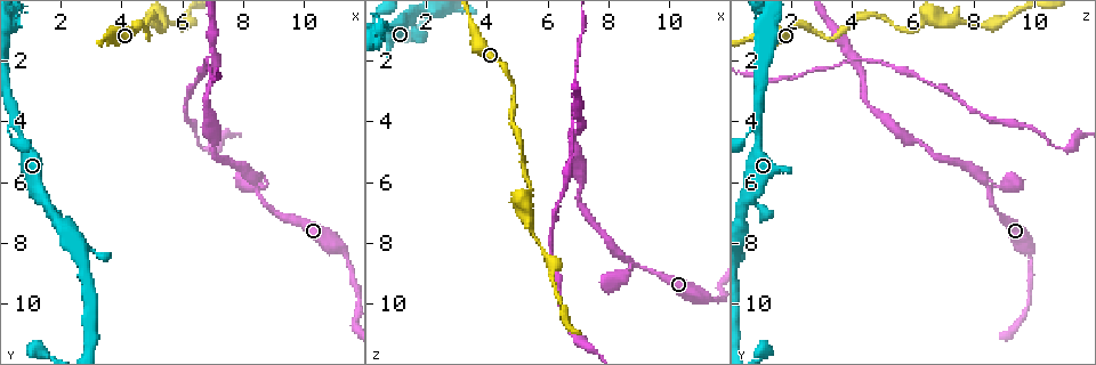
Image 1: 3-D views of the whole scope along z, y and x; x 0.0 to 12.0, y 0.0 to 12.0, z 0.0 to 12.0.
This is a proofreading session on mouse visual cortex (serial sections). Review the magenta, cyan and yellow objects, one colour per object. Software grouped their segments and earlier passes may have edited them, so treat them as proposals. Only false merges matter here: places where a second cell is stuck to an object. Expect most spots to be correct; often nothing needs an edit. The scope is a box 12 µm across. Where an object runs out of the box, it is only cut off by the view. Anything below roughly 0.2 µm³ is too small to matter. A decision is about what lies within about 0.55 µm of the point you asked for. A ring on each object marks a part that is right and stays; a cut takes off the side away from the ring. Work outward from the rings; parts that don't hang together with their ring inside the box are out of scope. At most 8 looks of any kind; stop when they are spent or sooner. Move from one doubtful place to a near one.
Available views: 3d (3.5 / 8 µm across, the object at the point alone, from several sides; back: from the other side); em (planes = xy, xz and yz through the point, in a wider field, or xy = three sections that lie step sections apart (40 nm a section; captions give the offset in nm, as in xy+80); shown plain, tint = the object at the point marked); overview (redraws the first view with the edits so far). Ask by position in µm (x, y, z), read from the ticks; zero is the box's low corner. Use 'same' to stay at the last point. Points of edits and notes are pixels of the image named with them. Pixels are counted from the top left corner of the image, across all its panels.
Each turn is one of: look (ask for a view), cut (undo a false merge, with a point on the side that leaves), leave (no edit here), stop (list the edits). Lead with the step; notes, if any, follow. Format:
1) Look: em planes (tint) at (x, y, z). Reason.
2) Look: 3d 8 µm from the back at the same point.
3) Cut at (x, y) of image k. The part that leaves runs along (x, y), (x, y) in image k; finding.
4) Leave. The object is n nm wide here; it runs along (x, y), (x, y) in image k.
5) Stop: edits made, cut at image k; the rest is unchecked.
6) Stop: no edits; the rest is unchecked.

Look: 3d 8 µm at (11.3, 8.2, 9.8). Thick turns thin.

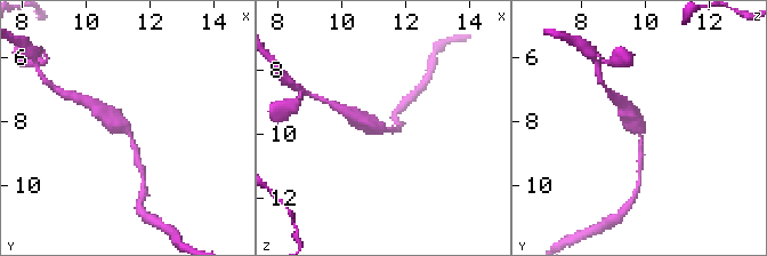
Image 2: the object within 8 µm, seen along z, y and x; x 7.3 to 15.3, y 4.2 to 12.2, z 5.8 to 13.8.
Look: 3d 3.5 µm at (11.3, 8.2, 9.8).

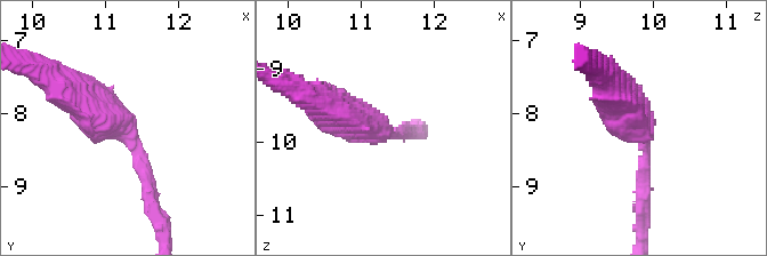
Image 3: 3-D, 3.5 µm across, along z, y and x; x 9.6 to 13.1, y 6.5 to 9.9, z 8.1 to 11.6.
Leave. It runs along (64, 88), (131, 137), (148, 200) in image 3; all the same cell.

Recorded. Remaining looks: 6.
Look: 3d 8 µm from the back at (8.3, 5.9, 8.4). Side arm on a straight run.

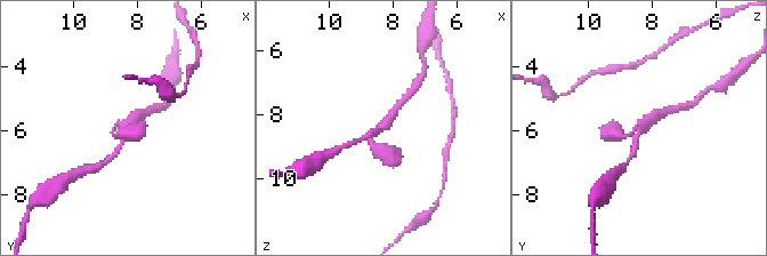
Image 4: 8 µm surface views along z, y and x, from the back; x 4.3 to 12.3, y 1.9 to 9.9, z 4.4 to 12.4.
Look: 3d 3.5 µm at (8.4, 5.9, 8.4). Zoom in.

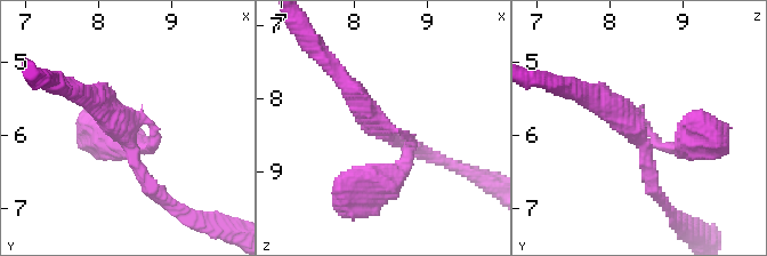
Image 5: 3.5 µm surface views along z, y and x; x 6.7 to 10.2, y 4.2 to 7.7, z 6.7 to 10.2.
Look: em xy step 2 (tint) at (8.35, 5.95, 8.40). 3 arms meet here; the arms are 150, 200, 300 nm wide.

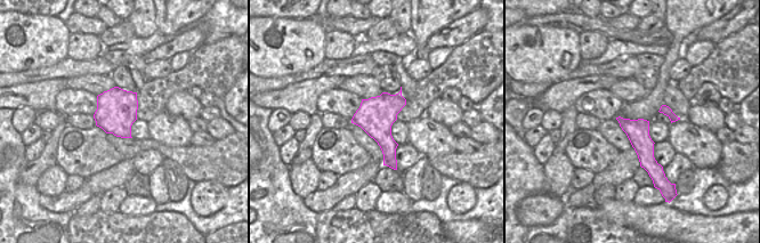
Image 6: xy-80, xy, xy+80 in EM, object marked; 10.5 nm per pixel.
Leave. It runs along (161, 197), (112, 116), (87, 95) in image 5; one cell here.

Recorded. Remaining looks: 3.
Look: 3d 3.5 µm at (6.9, 3.8, 5.0). Sudden change in width.

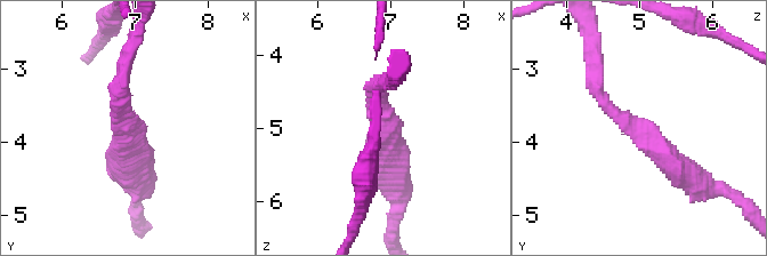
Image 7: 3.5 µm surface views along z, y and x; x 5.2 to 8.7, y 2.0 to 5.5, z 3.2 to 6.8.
Look: em xy step 3 (tint) at (6.85, 3.90, 5.05). Need the tissue.

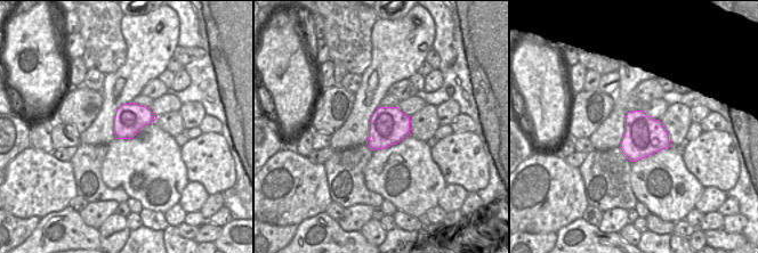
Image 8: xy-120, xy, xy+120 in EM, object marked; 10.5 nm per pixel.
Leave. The arms are 200, 350 nm wide; continuous, no second cell.

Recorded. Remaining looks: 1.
Stop: no edits; the rest is unchecked.

